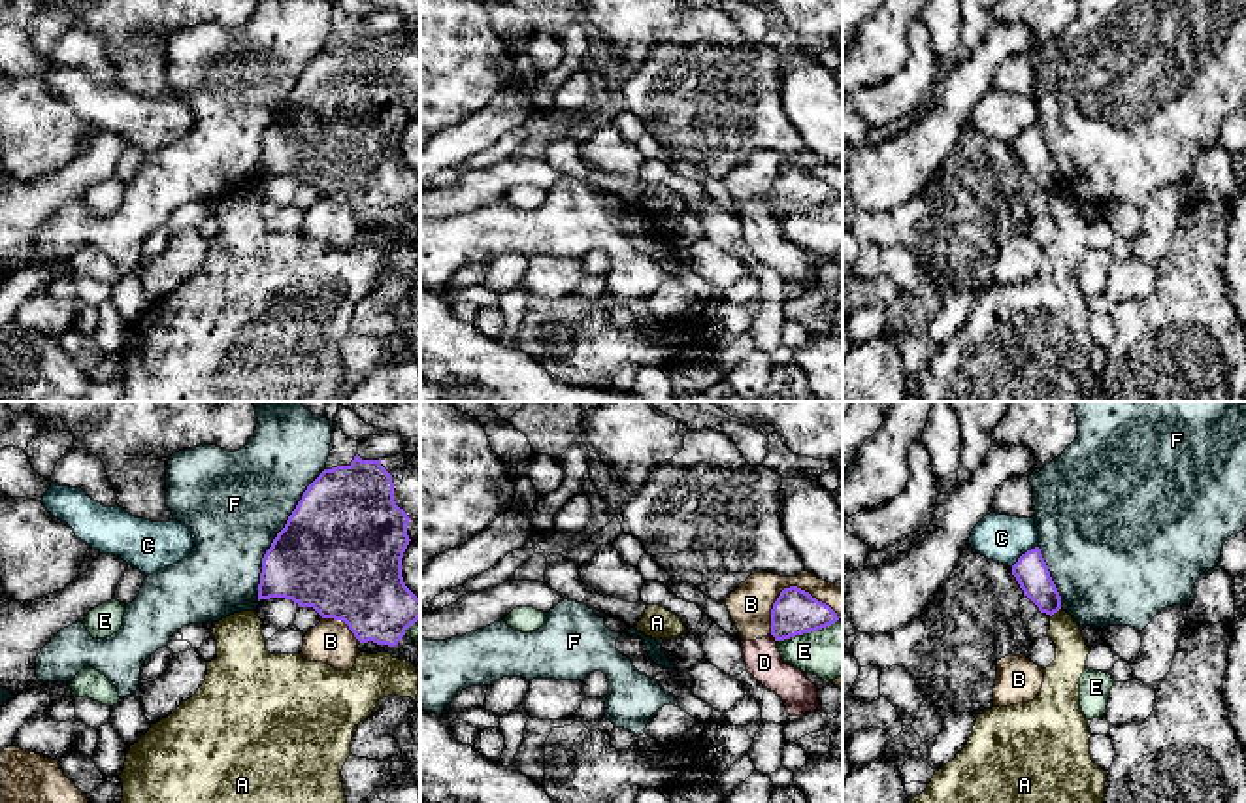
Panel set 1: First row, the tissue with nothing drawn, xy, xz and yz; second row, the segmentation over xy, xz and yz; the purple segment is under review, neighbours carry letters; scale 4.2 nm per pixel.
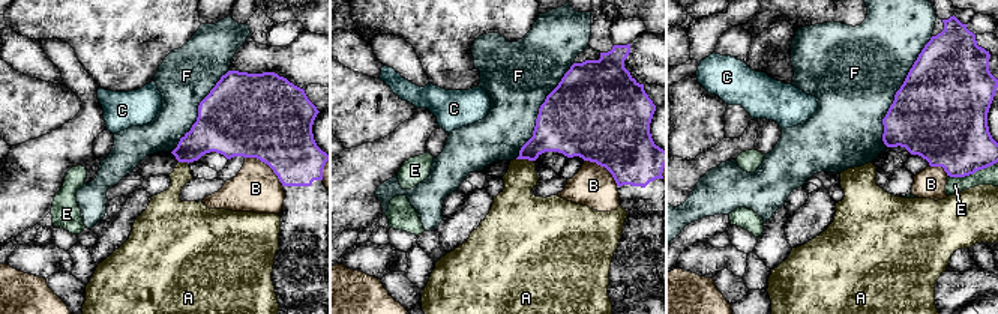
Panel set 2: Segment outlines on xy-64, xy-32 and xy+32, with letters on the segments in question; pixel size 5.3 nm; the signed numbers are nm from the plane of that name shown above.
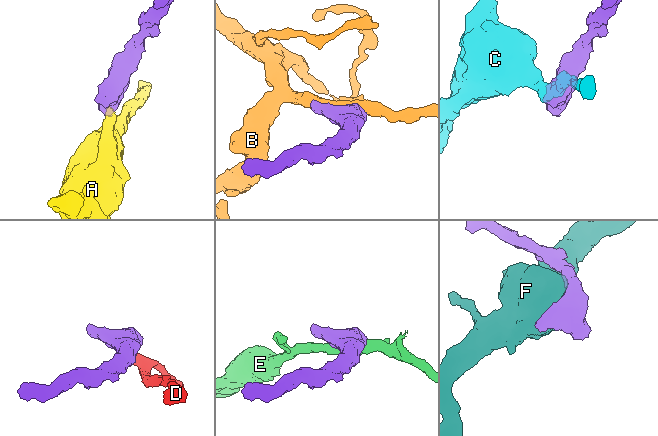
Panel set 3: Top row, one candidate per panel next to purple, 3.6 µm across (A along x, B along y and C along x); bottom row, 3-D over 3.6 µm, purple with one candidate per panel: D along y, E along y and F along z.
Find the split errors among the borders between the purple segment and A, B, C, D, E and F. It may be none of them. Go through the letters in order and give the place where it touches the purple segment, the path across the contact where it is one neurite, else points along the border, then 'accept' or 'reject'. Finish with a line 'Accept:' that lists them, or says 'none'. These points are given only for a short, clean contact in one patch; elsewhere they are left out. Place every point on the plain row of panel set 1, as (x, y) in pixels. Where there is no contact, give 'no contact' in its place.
A: meets purple in yz at (1054, 189); reject
B: meets purple in xz at (790, 164); reject
C: meets purple in yz at (1026, 131); border along yz (1037, 123), (1028, 127), (1011, 144); reject
D: meets purple in xz at (773, 213); border along xz (771, 212), (775, 219); reject
E: meets purple in xz at (807, 210); border along xz (837, 196), (826, 204), (777, 219); reject
F: meets purple in xy at (278, 112); reject
Accept: none

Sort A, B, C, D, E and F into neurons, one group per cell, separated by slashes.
A / B D / C / E / F

